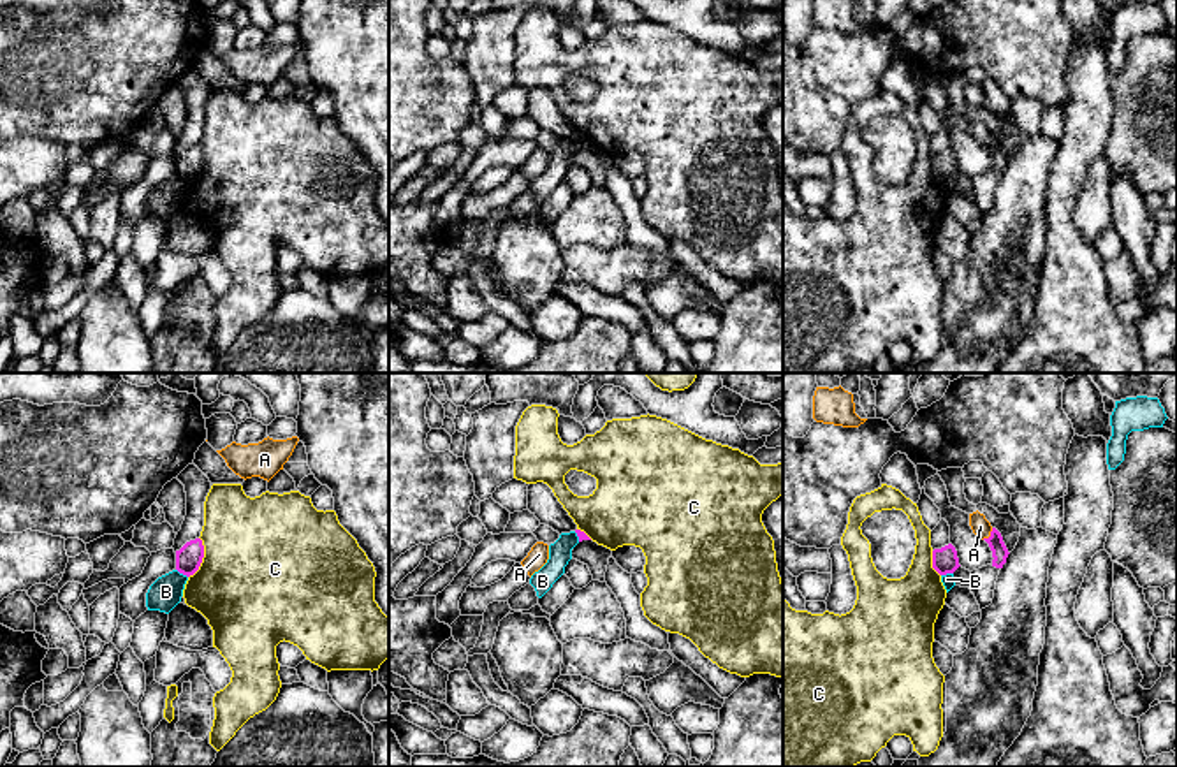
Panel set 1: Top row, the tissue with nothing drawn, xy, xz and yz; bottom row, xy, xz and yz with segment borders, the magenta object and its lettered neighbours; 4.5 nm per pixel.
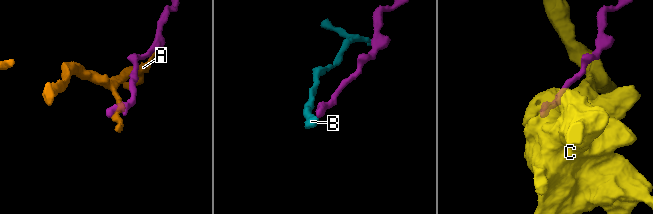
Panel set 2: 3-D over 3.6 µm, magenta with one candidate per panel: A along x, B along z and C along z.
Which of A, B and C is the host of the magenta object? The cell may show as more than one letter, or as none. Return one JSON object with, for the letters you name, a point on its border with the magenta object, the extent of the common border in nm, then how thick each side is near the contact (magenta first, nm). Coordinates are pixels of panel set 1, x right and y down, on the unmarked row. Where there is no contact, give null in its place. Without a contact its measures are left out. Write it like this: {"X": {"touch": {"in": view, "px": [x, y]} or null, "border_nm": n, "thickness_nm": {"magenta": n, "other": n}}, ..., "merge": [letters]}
{"merge": []}

